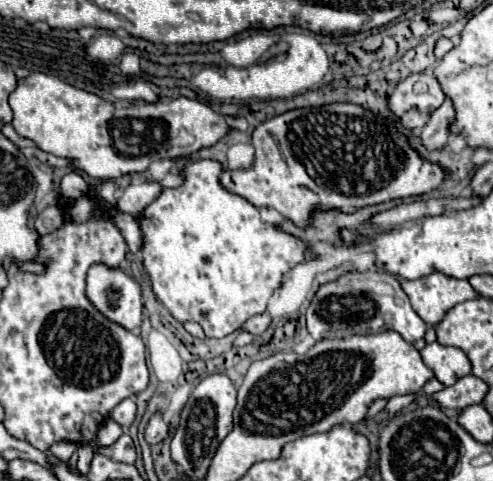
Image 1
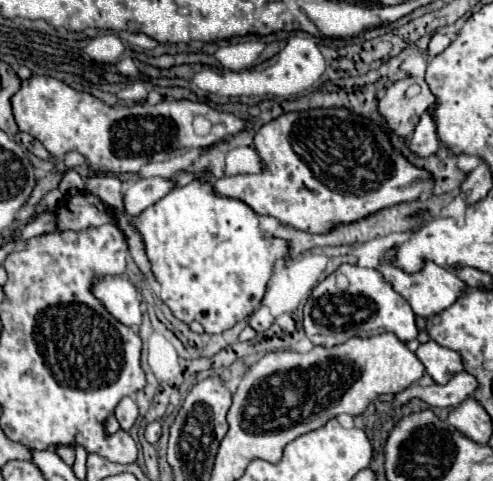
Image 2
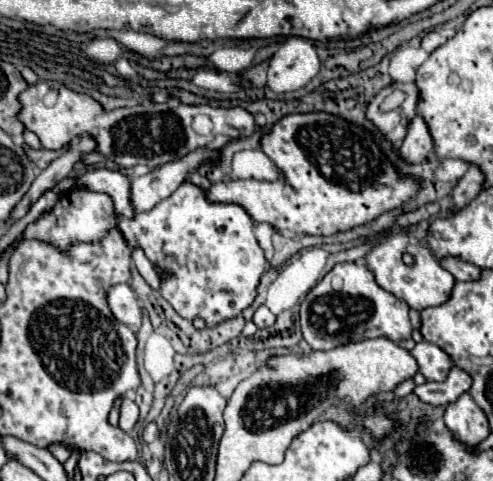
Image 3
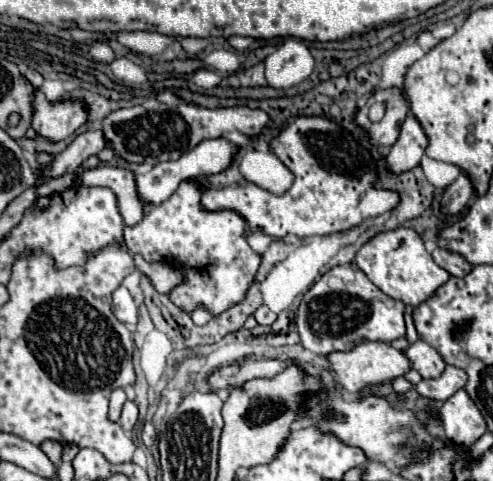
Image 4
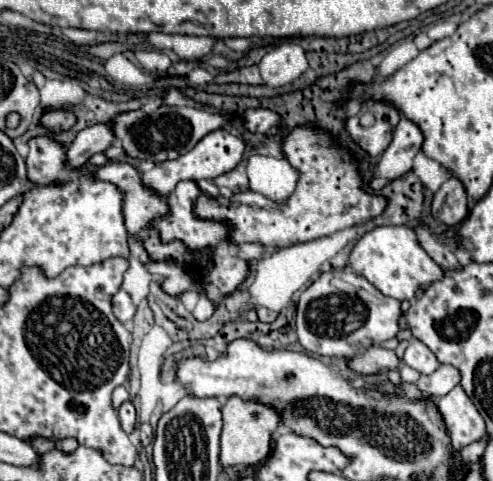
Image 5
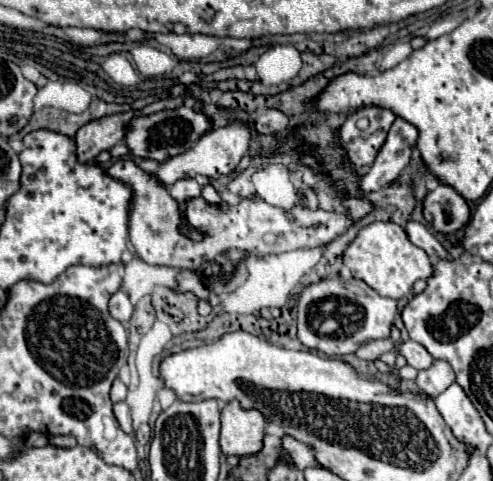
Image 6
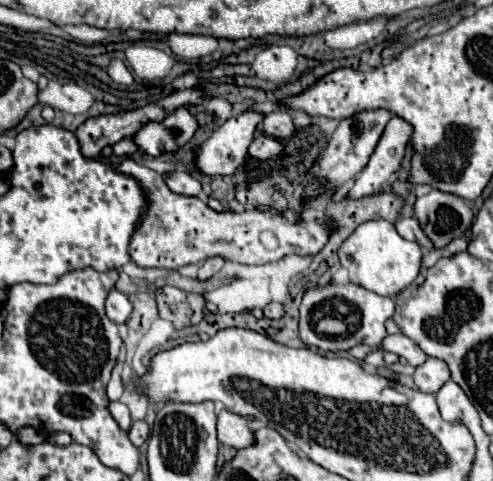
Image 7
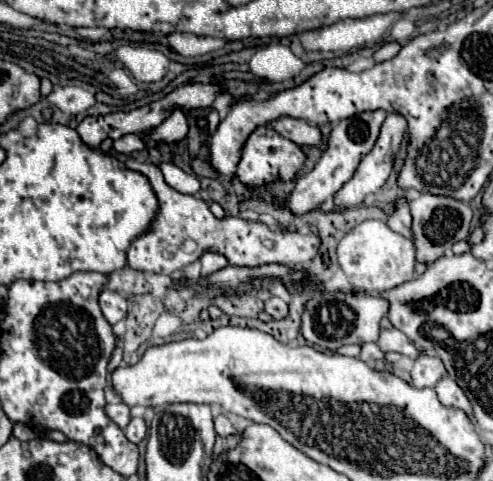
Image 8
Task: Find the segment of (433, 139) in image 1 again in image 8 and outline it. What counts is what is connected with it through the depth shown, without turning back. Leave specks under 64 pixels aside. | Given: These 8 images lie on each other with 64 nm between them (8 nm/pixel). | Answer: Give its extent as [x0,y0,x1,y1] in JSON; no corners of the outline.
[332,112,406,212]

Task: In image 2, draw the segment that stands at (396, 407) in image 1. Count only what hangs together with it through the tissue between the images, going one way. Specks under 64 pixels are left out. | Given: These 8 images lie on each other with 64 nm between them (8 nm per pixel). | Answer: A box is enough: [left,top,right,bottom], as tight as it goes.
[394,372,476,408]

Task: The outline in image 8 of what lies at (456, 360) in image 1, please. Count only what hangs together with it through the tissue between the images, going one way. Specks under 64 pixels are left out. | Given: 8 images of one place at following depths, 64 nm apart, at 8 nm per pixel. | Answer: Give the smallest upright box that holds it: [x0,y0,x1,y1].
[376,328,418,360]

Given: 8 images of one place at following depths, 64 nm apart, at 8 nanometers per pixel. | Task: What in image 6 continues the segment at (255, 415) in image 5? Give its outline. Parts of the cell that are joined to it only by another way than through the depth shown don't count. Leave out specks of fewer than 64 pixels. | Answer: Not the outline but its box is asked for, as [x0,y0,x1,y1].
[220,404,264,454]

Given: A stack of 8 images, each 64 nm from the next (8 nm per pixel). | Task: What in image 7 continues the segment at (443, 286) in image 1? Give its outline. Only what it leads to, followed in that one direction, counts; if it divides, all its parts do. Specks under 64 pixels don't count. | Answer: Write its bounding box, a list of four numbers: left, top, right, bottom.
[338,220,422,296]

